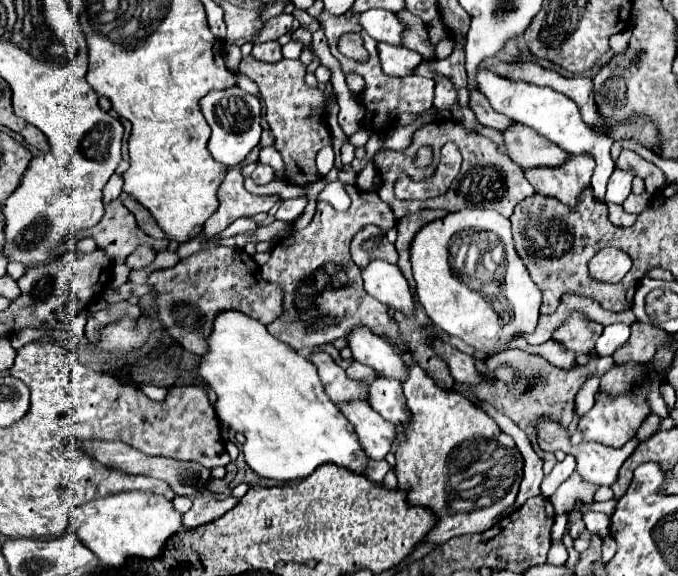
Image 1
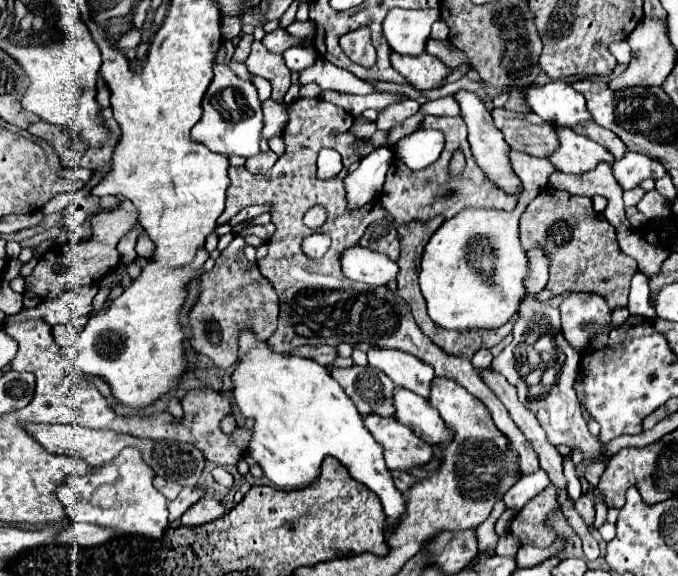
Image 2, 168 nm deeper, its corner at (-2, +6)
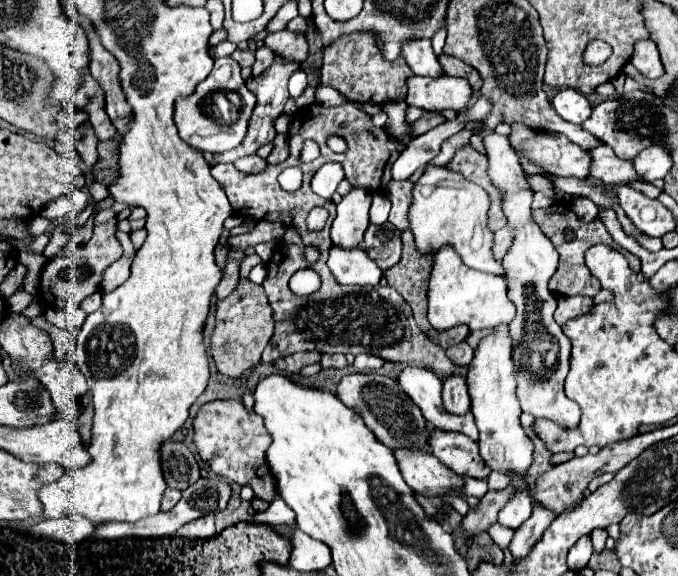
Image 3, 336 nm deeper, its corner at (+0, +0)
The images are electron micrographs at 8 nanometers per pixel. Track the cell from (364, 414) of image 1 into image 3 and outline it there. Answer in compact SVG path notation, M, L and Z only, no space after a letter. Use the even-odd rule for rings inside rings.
M396 448L394 458L402 472L406 484L420 494L438 496L448 488L462 488L464 482L450 468L440 464L436 456L426 450L414 448Z

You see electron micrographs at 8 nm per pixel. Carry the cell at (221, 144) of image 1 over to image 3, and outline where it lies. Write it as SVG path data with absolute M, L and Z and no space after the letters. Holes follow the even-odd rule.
M230 56L214 60L214 68L208 74L204 82L198 84L196 92L192 96L184 96L176 100L176 110L174 110L174 122L178 126L180 138L190 144L192 148L198 148L202 152L212 152L212 154L222 154L228 152L236 146L242 144L246 132L248 132L248 122L254 110L256 98L252 92L248 92L242 76L240 76L240 66L236 60Z

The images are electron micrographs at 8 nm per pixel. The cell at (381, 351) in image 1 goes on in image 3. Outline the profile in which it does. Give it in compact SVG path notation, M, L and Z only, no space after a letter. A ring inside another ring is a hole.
M406 366L396 378L398 386L410 396L410 400L422 410L422 416L434 424L436 428L444 430L456 430L464 432L472 440L478 440L474 416L452 416L444 412L442 400L440 400L440 390L442 382L440 378L428 370L428 368L418 368L418 366Z

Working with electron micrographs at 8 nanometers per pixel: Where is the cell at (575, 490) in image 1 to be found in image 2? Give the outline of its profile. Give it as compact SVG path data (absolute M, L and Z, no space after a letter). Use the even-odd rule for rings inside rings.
M592 464L588 466L588 472L586 472L586 482L590 484L590 488L596 488L598 480L600 480L600 474L604 472L606 464Z

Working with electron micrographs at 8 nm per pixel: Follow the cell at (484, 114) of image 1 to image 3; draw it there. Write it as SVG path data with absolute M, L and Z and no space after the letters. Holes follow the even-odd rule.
M510 124L510 128L512 128L512 134L508 136L508 140L510 140L512 150L520 156L526 156L532 164L542 168L544 172L556 174L556 176L574 176L574 178L588 176L588 168L590 168L588 150L572 144L566 136L558 136L554 132L540 132L524 124Z

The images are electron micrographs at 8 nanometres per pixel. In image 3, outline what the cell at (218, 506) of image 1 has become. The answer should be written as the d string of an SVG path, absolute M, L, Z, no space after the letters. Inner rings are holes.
M208 514L208 516L196 518L196 520L188 522L188 524L184 524L182 528L178 528L176 534L182 536L182 538L190 538L190 540L212 538L216 534L216 530L214 530L214 516Z

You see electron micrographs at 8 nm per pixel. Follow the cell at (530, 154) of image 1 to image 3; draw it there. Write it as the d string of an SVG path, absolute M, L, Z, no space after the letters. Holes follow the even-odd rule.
M602 144L598 148L588 150L592 164L590 164L590 178L598 178L604 184L622 184L638 180L632 160L620 160L610 146Z

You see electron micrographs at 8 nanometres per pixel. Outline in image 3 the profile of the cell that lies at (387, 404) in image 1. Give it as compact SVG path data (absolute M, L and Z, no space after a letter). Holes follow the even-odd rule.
M428 426L428 444L432 454L456 474L472 478L486 478L490 474L490 468L480 460L478 444L462 432L446 432Z

